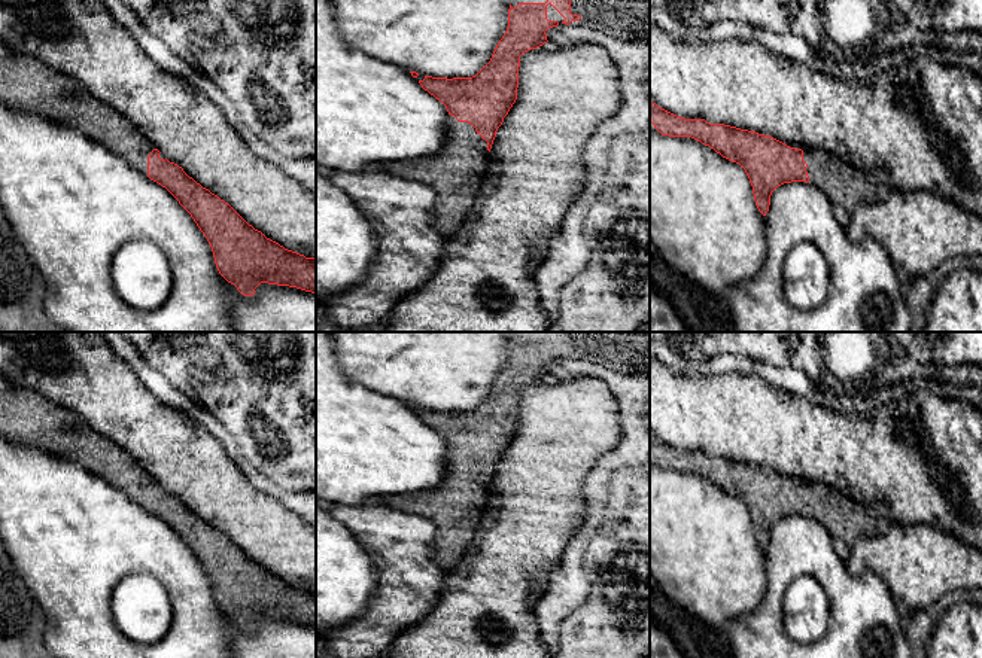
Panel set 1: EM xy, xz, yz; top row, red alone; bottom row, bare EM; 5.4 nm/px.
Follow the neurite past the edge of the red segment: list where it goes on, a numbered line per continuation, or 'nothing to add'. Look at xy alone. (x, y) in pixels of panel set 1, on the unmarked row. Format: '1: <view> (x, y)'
1: xy (29, 419)

